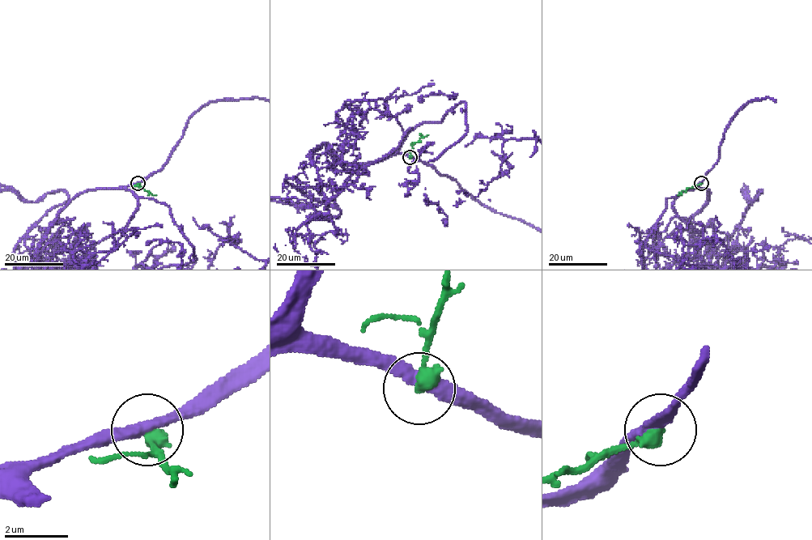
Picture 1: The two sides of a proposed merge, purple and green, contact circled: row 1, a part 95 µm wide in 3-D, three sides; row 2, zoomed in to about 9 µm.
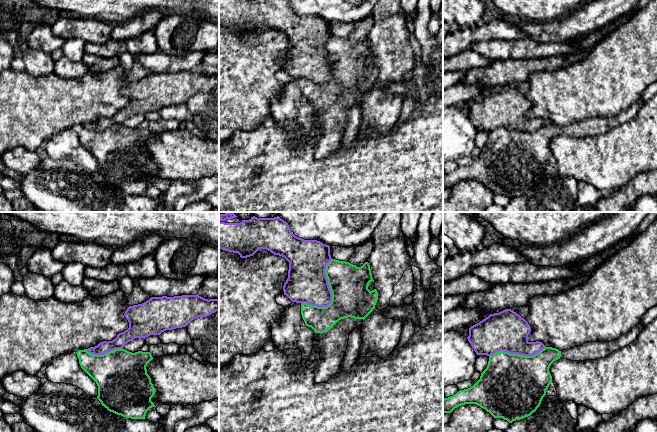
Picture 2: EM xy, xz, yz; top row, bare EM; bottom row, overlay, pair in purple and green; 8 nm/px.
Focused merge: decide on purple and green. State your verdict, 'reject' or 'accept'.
reject

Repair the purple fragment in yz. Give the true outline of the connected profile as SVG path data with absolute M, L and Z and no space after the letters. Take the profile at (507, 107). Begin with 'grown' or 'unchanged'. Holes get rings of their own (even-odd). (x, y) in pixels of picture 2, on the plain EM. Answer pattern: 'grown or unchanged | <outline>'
unchanged | M511 85L490 90L469 104L467 113L477 131L491 132L505 127L510 130L533 132L546 122L539 117L529 118L531 103Z

